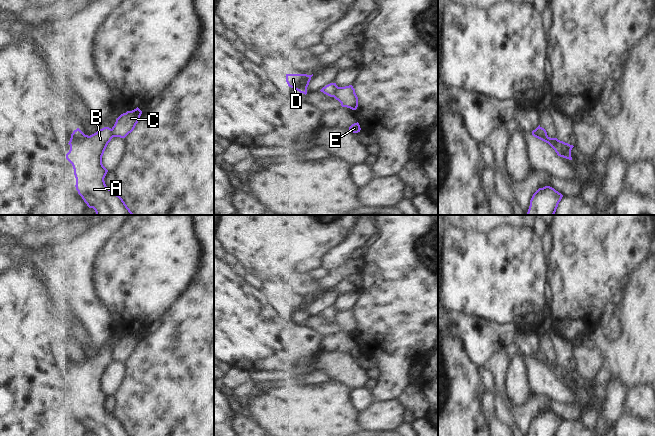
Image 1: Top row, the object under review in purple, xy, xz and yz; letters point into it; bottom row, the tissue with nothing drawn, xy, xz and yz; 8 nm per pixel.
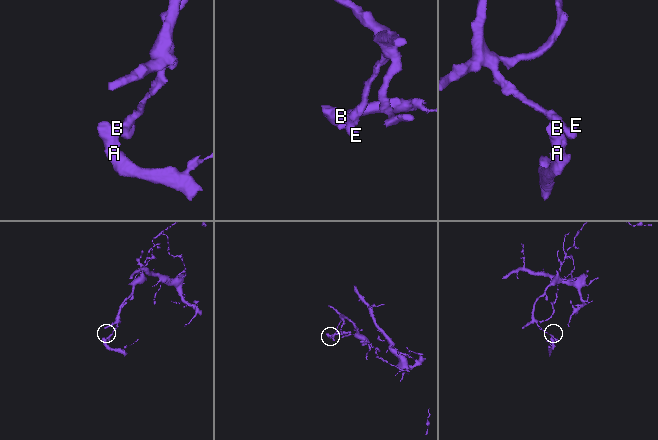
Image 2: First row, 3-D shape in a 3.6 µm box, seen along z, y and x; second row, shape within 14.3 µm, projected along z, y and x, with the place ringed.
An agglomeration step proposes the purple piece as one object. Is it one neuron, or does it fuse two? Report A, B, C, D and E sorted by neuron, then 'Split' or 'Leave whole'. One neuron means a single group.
Groups: A B D / C E. Split

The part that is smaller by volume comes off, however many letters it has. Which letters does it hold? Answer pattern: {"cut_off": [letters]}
{"cut_off": ["A", "B", "D"]}

